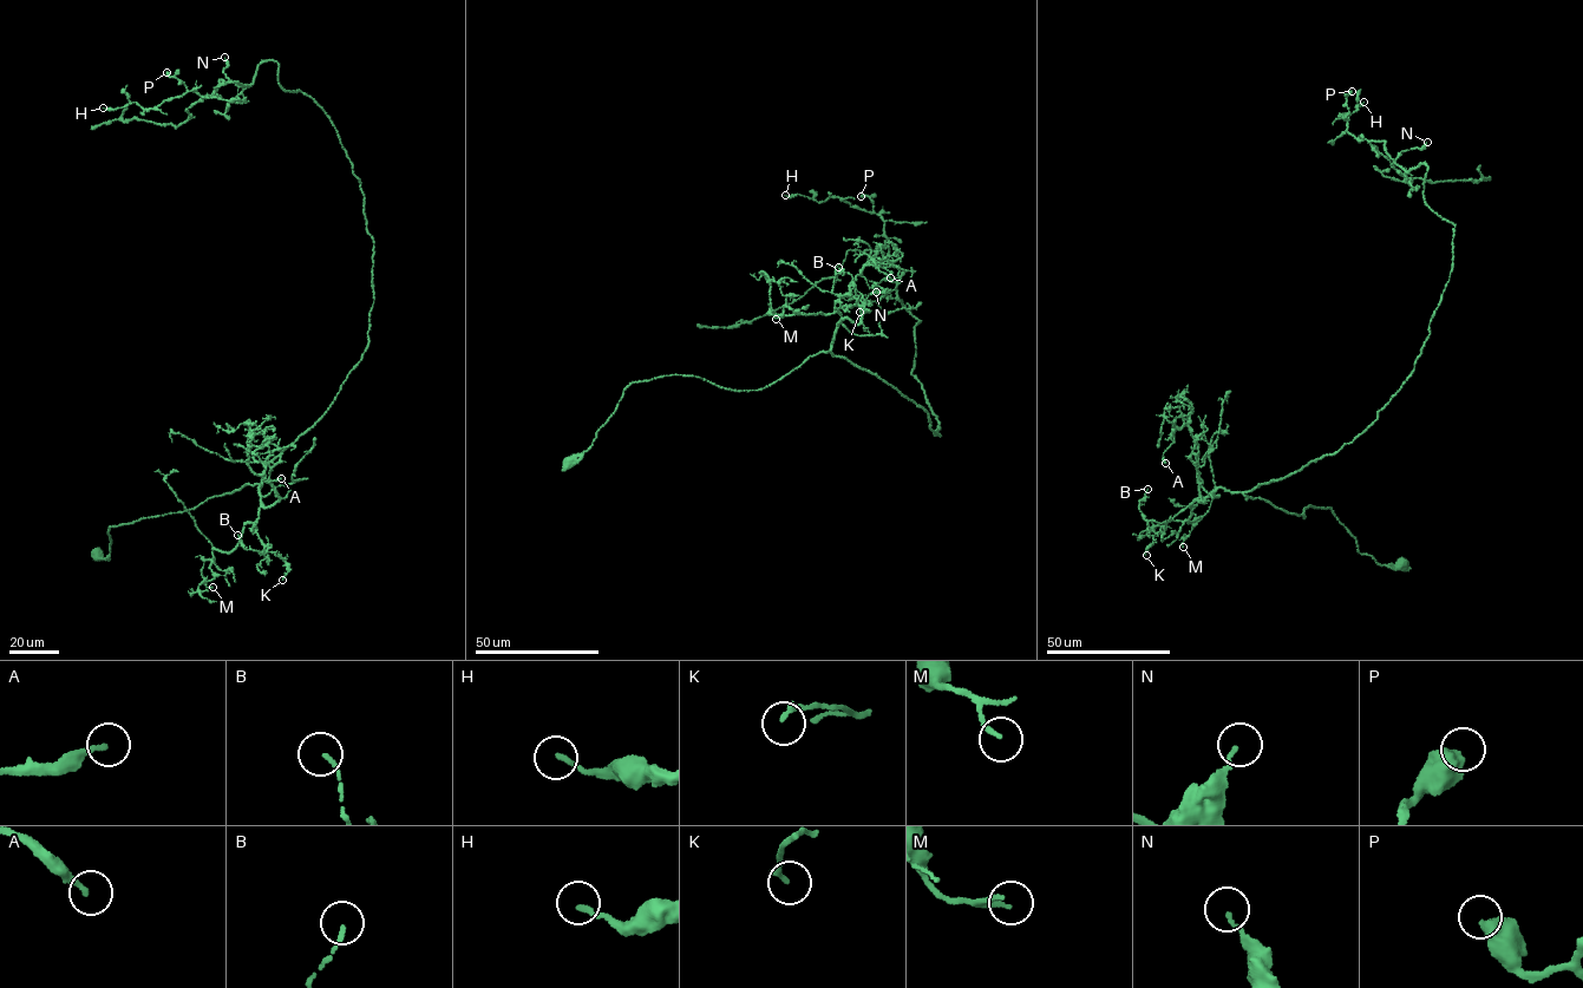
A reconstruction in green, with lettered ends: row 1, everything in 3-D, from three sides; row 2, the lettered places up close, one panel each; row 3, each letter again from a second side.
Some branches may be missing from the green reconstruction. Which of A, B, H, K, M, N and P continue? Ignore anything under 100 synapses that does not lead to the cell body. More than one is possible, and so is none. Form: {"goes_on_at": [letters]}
{"goes_on_at": []}

